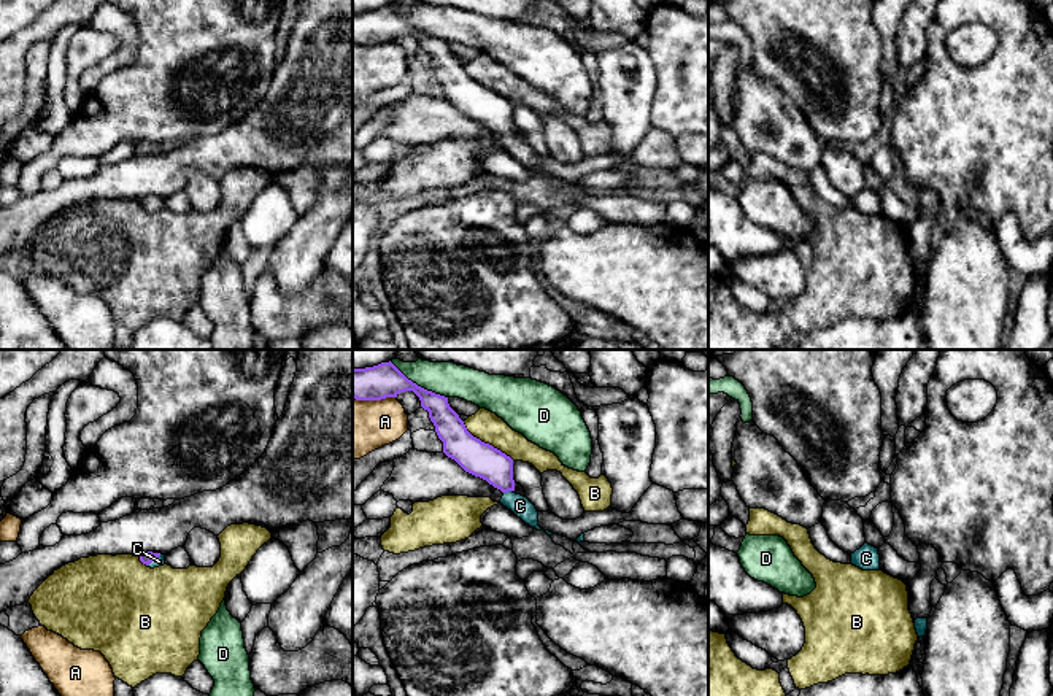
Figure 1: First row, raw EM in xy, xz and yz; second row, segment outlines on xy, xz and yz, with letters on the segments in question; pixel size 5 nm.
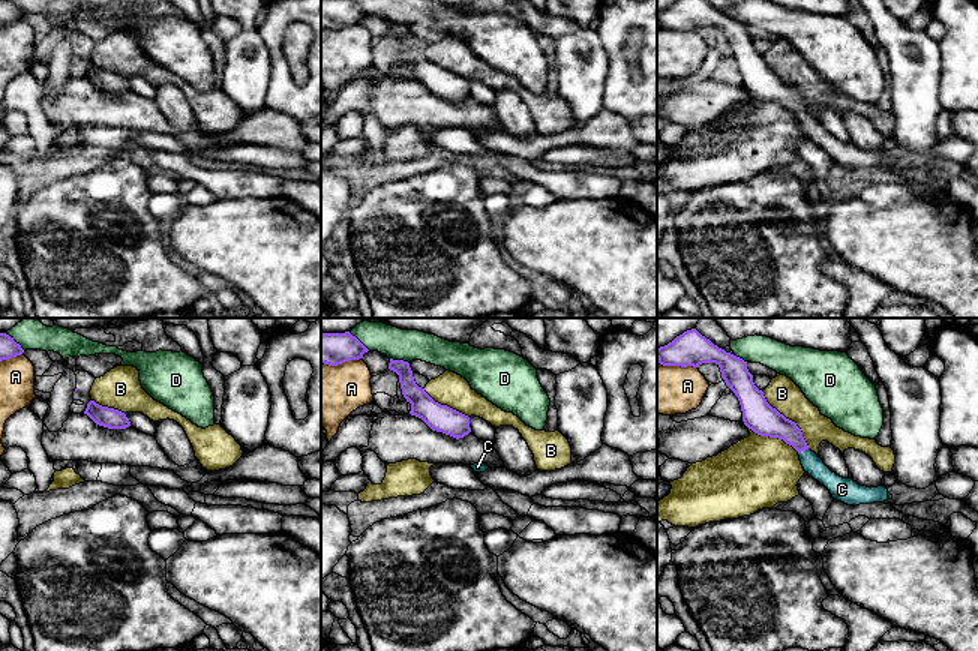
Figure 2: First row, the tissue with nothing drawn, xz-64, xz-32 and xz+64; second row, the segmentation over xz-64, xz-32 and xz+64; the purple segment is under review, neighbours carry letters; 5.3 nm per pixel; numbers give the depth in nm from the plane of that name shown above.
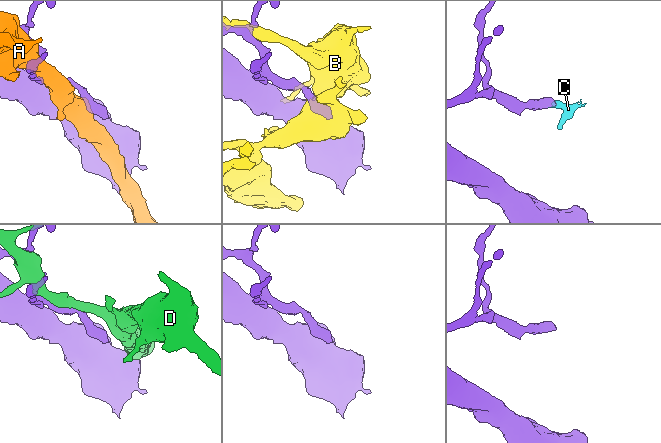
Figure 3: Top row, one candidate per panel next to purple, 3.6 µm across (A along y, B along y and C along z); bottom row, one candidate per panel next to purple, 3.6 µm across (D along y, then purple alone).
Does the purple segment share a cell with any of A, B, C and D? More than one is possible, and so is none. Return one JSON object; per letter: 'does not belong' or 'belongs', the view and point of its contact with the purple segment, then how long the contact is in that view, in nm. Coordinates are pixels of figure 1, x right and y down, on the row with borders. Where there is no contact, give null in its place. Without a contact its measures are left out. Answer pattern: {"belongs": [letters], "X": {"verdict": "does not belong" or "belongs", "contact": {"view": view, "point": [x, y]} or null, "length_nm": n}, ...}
{"belongs": ["C"], "A": {"verdict": "does not belong", "contact": {"view": "xz", "point": [375, 399]}, "length_nm": 220}, "B": {"verdict": "does not belong", "contact": {"view": "xz", "point": [486, 444]}, "length_nm": 320}, "C": {"verdict": "belongs", "contact": {"view": "xz", "point": [507, 491]}, "length_nm": 50}, "D": {"verdict": "does not belong", "contact": {"view": "xz", "point": [416, 385]}, "length_nm": 340}}

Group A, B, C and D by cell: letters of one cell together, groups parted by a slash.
A / B / C / D

